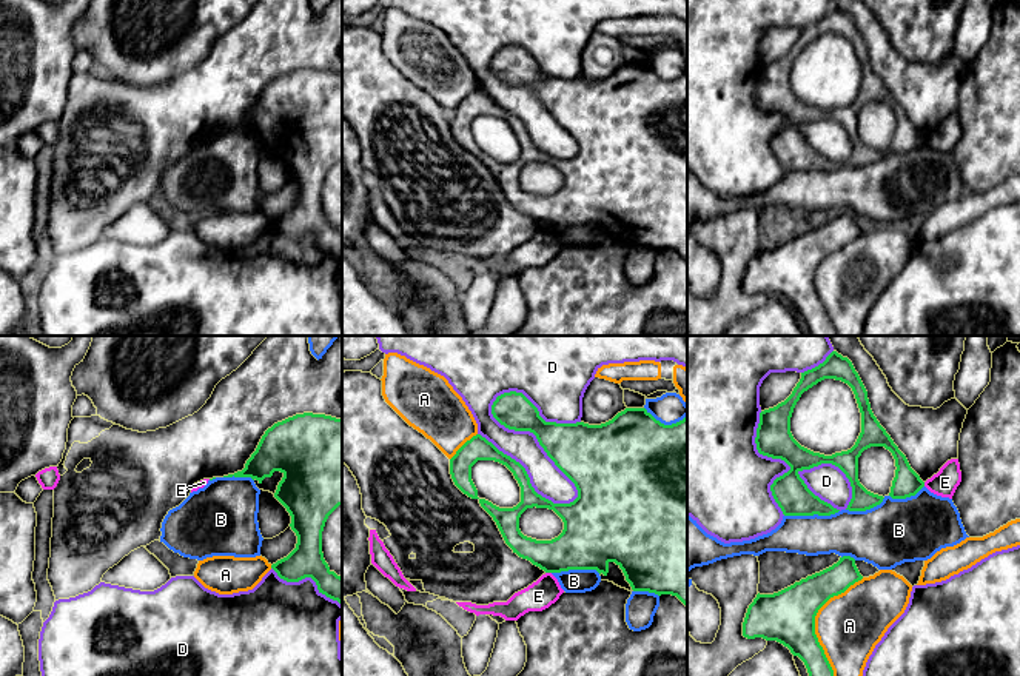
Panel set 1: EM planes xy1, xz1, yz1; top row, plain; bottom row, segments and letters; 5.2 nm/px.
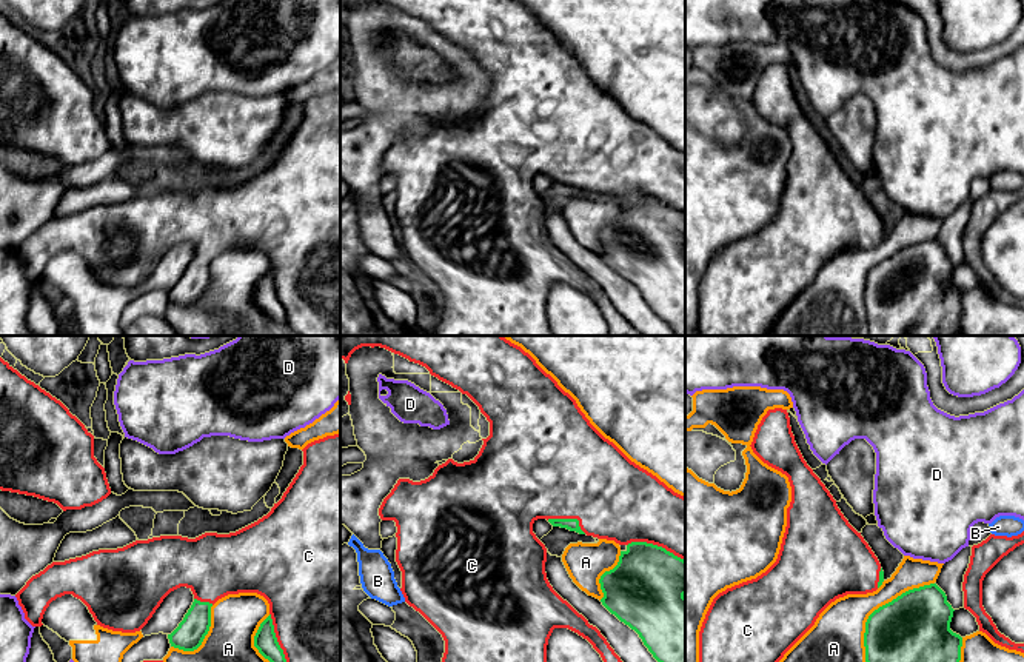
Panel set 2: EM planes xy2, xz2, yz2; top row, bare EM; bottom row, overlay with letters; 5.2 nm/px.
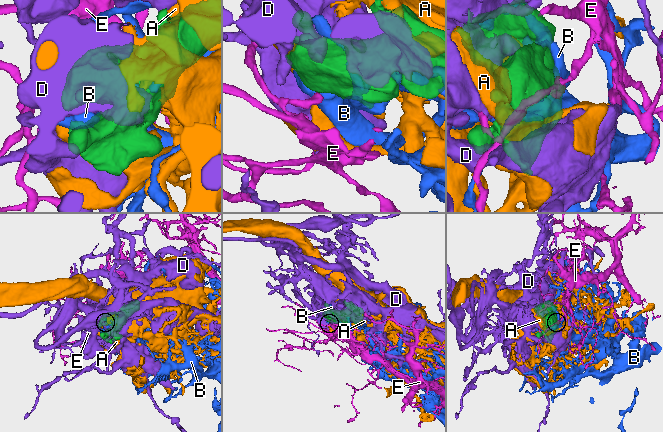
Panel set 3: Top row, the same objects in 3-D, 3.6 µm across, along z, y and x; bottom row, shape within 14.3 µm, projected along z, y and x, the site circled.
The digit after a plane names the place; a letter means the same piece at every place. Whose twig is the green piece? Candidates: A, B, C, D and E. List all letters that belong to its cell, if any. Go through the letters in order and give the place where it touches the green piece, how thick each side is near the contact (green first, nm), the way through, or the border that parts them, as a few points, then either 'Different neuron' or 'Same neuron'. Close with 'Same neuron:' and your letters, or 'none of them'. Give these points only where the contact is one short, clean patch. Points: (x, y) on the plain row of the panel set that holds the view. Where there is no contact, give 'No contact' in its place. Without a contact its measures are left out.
A: Touches green at yz2 (869, 271). Thickness 460 nm (green) against 320 nm. Different neuron
B: Touches green at yz1 (811, 170). Thickness 180 nm (green) against 240 nm. Different neuron
C: Touches green at xz2 (656, 200). Thickness 400 nm (green) against 380 nm. Same neuron
D: Touches green at xz1 (536, 93). Thickness 300 nm (green) against 260 nm. Different neuron
E: Touches green at xz1 (549, 227). Thickness 280 nm (green) against 150 nm. Boundary: xz1 (546, 227), (550, 228). Different neuron
Same neuron: C

